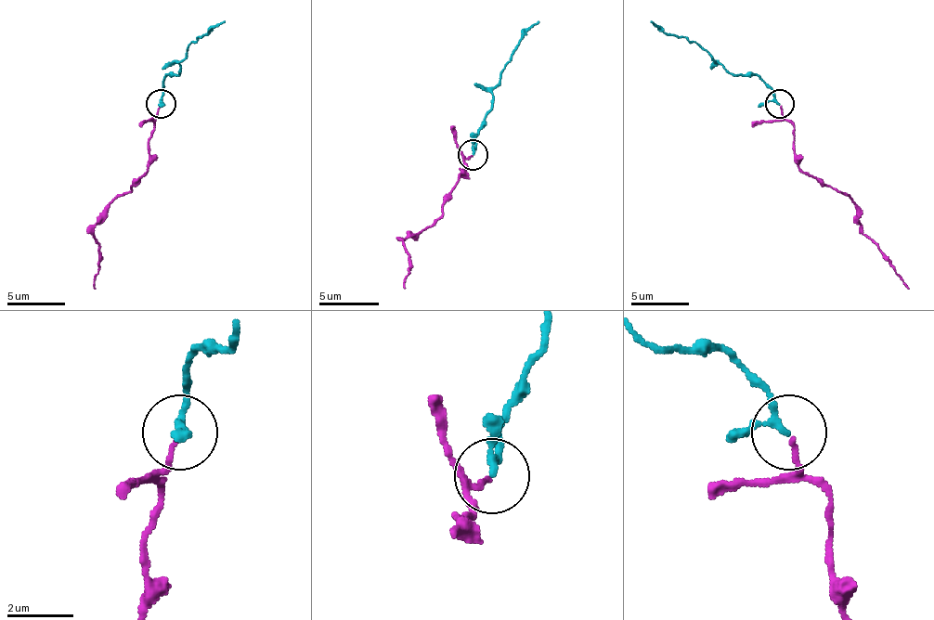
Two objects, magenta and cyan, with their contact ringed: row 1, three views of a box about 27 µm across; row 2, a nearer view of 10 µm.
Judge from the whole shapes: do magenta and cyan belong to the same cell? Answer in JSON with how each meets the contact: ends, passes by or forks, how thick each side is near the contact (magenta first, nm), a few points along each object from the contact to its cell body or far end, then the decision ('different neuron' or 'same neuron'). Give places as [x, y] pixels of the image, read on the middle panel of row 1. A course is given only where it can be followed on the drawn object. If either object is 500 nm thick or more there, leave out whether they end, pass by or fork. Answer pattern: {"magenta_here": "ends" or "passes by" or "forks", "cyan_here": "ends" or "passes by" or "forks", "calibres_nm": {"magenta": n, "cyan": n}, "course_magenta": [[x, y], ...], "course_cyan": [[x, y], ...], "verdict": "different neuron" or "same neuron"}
{"magenta_here": "ends", "cyan_here": "passes by", "calibres_nm": {"magenta": 130, "cyan": 170}, "course_magenta": [[473, 155], [471, 155], [434, 222], [420, 233], [410, 233], [405, 239], [405, 288]], "course_cyan": [[473, 155], [473, 137], [483, 128], [500, 71], [512, 57], [519, 41], [539, 20]], "verdict": "same neuron"}

